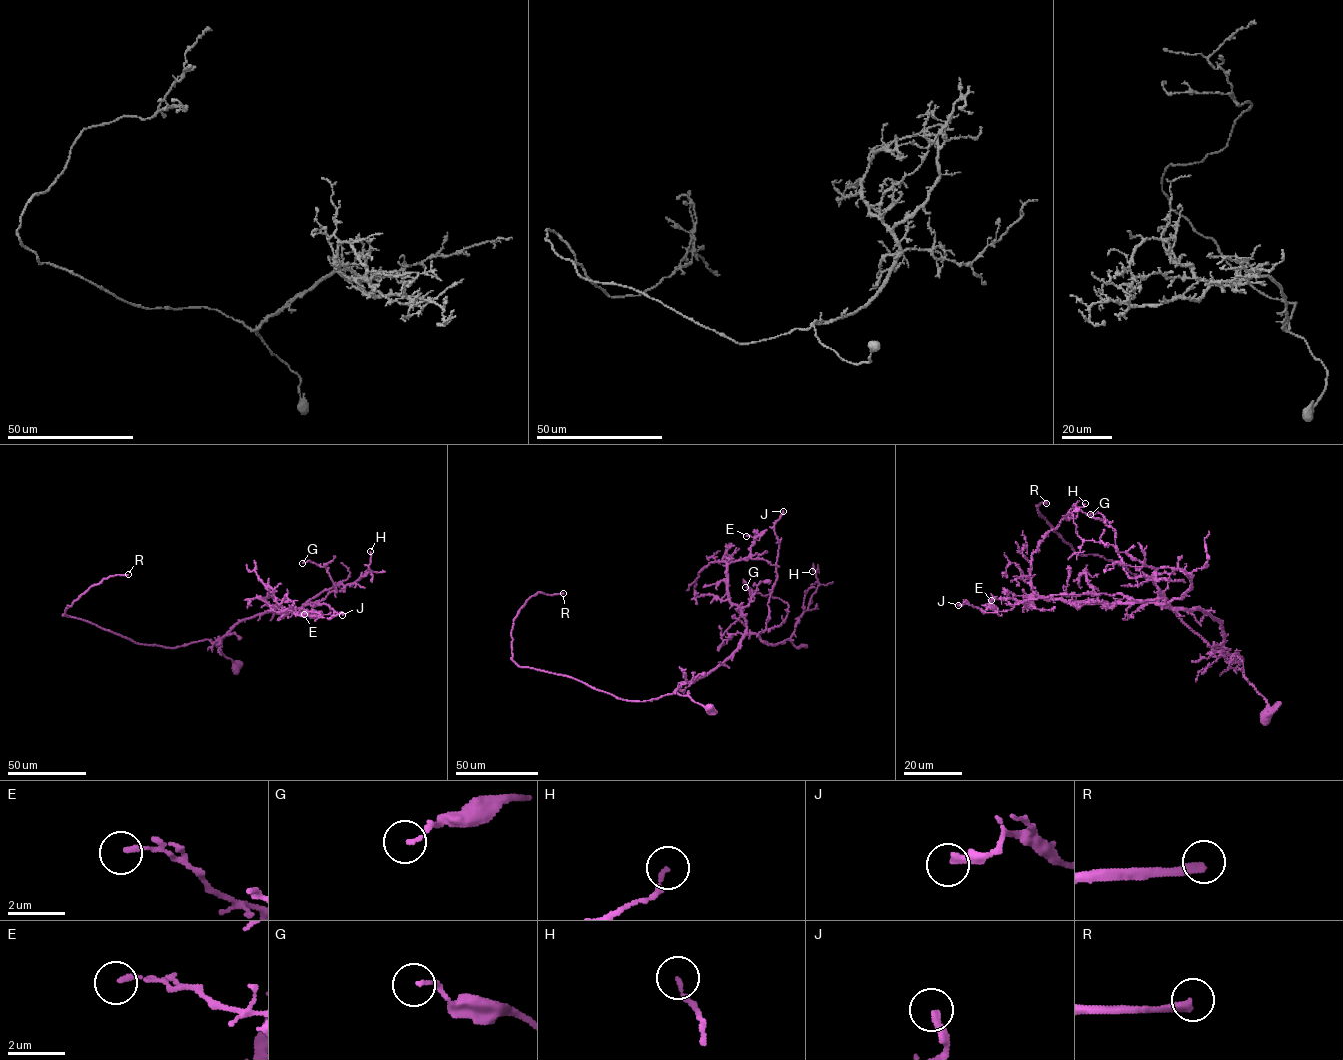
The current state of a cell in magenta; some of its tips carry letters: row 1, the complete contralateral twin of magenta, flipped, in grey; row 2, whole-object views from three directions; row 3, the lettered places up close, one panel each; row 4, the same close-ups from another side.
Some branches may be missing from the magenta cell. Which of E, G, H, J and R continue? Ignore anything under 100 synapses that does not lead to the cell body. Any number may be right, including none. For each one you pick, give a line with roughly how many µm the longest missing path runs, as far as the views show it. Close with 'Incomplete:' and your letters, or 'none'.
R: 140 µm
Incomplete: R

